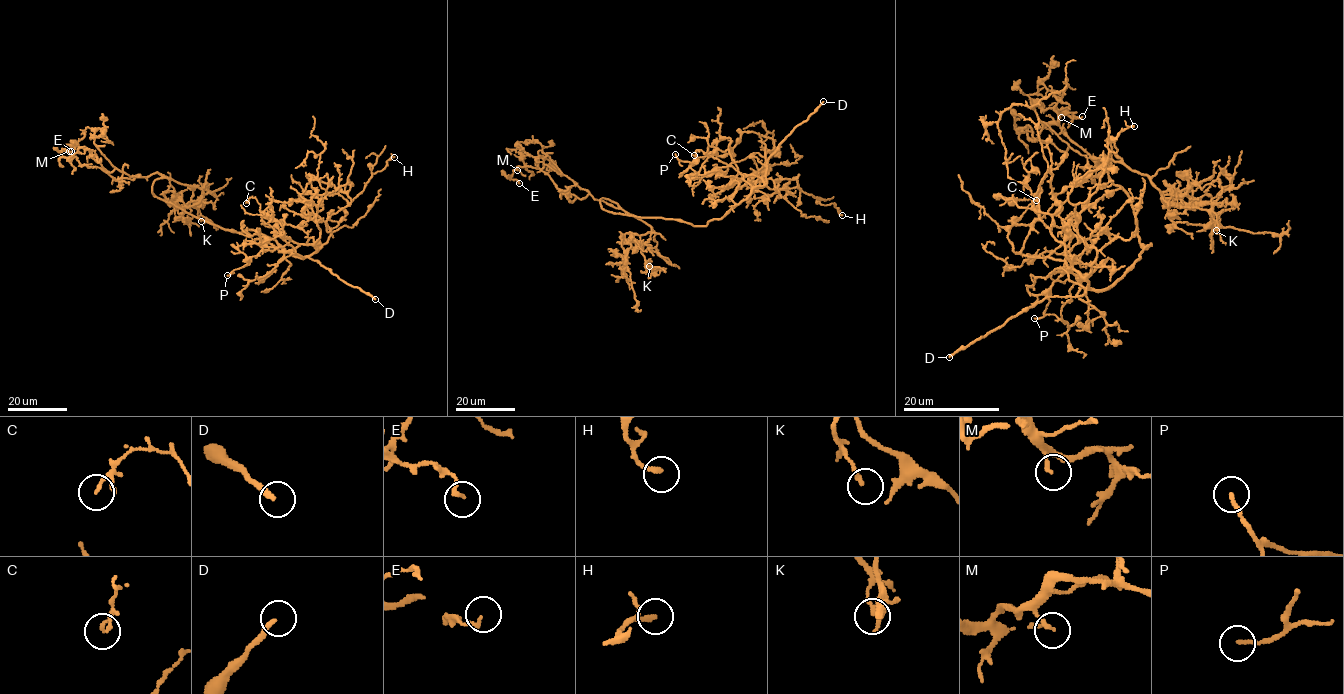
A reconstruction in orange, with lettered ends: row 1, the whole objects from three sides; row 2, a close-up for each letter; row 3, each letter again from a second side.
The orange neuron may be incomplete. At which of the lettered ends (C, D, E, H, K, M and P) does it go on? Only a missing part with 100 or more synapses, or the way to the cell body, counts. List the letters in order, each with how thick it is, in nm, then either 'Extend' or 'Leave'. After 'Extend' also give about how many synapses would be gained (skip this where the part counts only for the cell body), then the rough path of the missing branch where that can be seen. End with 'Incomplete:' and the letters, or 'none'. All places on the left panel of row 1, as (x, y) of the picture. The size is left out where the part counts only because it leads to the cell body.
C: Thickness 100 nm. Leave
D: Thickness 240 nm. Extend. Course of what is missing: (375, 299), (381, 306), (424, 319)
E: Thickness 150 nm. Leave
H: Thickness 190 nm. Leave
K: Thickness 170 nm. Leave
M: Thickness 140 nm. Leave
P: Thickness 160 nm. Leave
Incomplete: D

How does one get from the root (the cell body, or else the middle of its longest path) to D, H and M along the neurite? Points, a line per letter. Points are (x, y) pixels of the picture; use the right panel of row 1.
D: (1146, 248), (1110, 287), (1087, 289), (1081, 296), (1044, 298), (986, 335), (961, 346), (949, 357)
H: (1146, 248), (1110, 287), (1088, 286), (1097, 250), (1077, 233), (1075, 205), (1095, 191), (1116, 136), (1134, 126)
M: (1146, 248), (1130, 199), (1106, 168), (1122, 159), (1112, 151), (1095, 162), (1061, 117)

